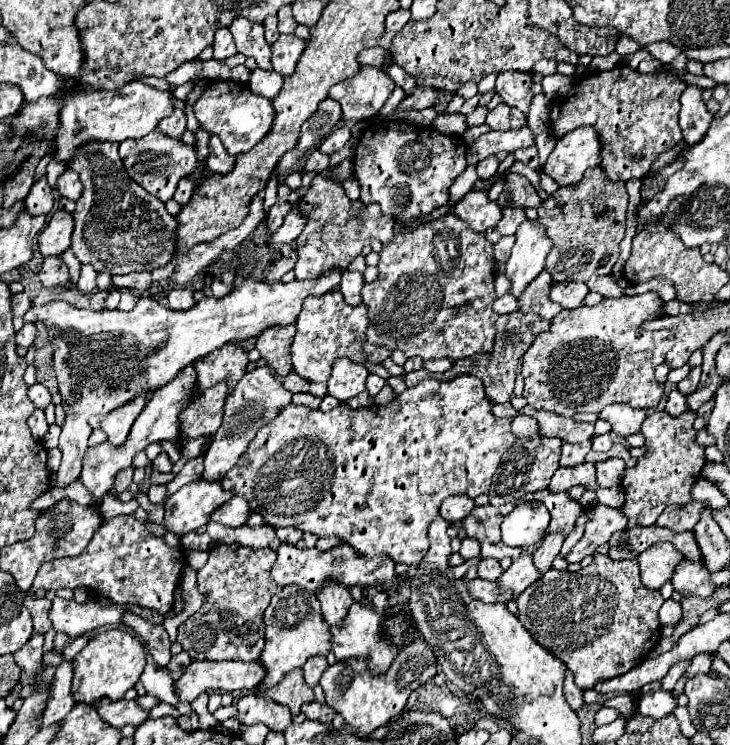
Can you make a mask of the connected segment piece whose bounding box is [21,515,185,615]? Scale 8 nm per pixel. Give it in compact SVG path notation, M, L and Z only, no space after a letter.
M119 515L103 521L99 531L93 535L87 549L77 557L53 559L41 565L29 591L21 591L23 597L31 597L37 589L57 591L57 589L75 589L87 587L93 595L103 595L115 603L131 603L153 609L167 615L173 607L173 593L179 585L179 575L185 567L185 555L181 565L183 551L169 547L161 537L147 533L143 521L137 521L131 515Z

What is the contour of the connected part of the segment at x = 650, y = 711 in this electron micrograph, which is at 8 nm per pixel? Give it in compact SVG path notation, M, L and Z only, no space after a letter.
M653 691L641 697L639 701L639 713L653 719L663 719L665 715L671 715L677 707L677 697L669 691Z

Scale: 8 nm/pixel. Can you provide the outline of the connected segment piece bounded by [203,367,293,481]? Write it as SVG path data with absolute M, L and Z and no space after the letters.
M255 367L253 371L247 371L243 379L235 385L233 395L227 397L225 403L225 413L223 413L223 423L219 431L213 435L213 443L205 453L205 471L203 479L205 481L221 481L227 471L231 471L237 465L239 455L247 449L249 441L253 435L269 421L277 417L277 413L291 403L291 395L281 381L277 381L271 373L269 367Z

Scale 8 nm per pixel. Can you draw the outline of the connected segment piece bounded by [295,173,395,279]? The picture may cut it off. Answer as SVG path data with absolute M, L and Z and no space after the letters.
M325 175L313 177L307 193L299 199L297 209L307 217L307 225L297 237L297 279L315 279L327 269L345 267L355 255L369 245L371 239L379 239L383 245L393 239L395 219L383 215L377 205L363 205L361 201L351 201L343 187Z

